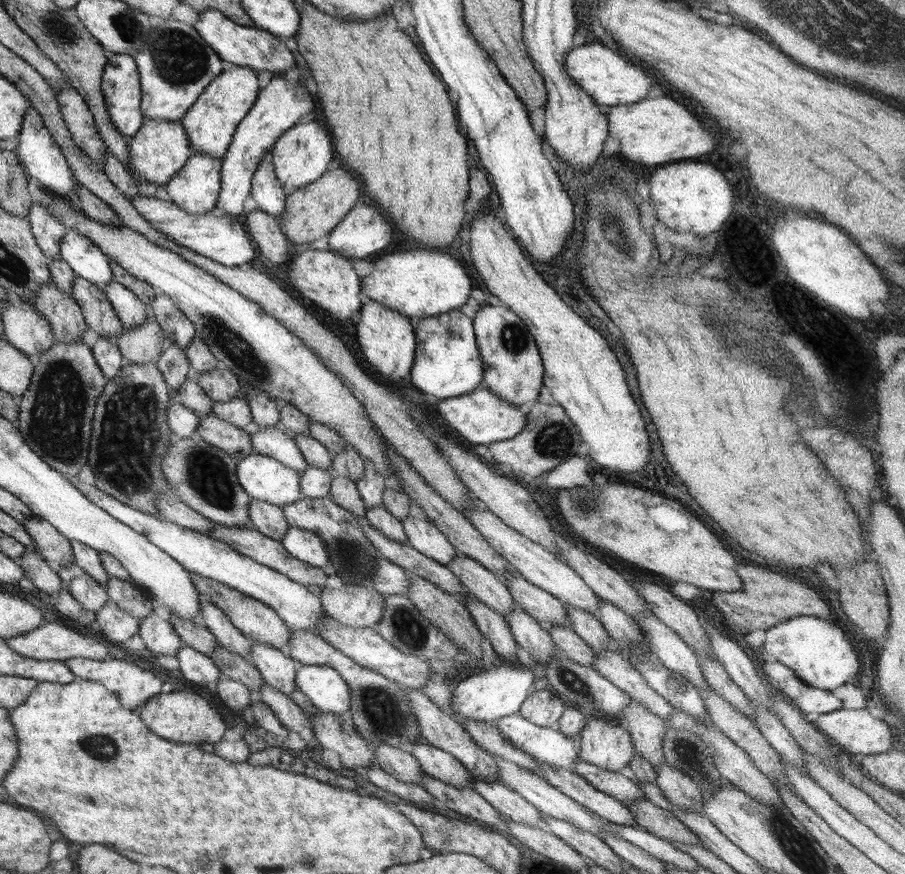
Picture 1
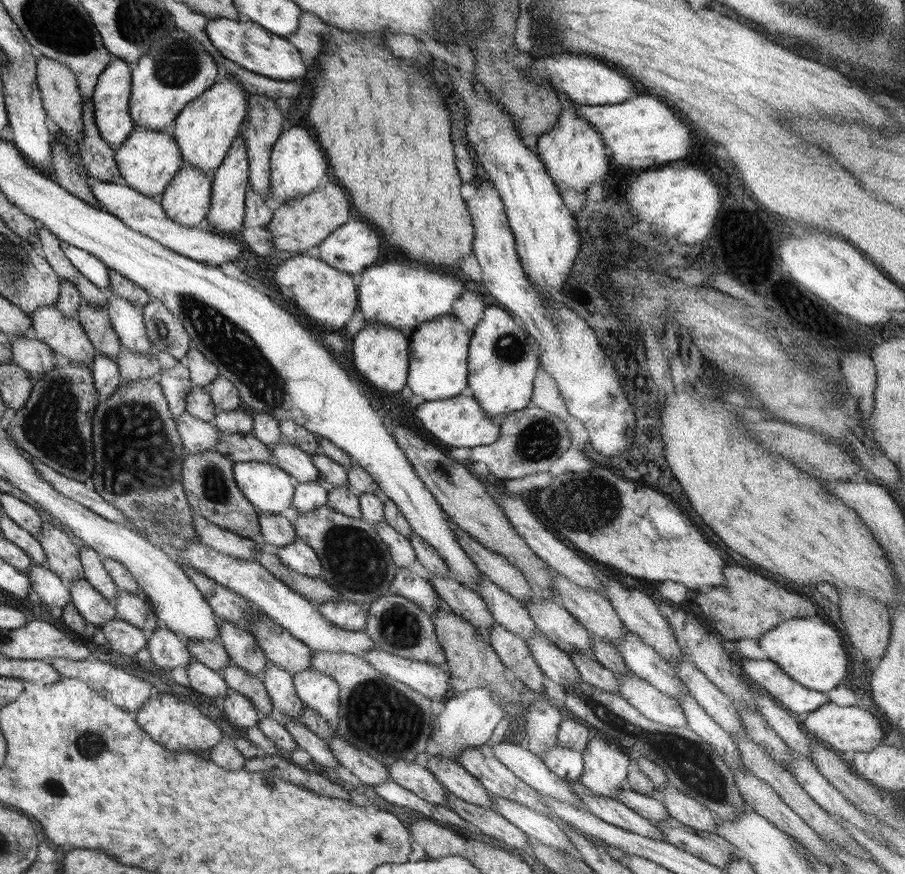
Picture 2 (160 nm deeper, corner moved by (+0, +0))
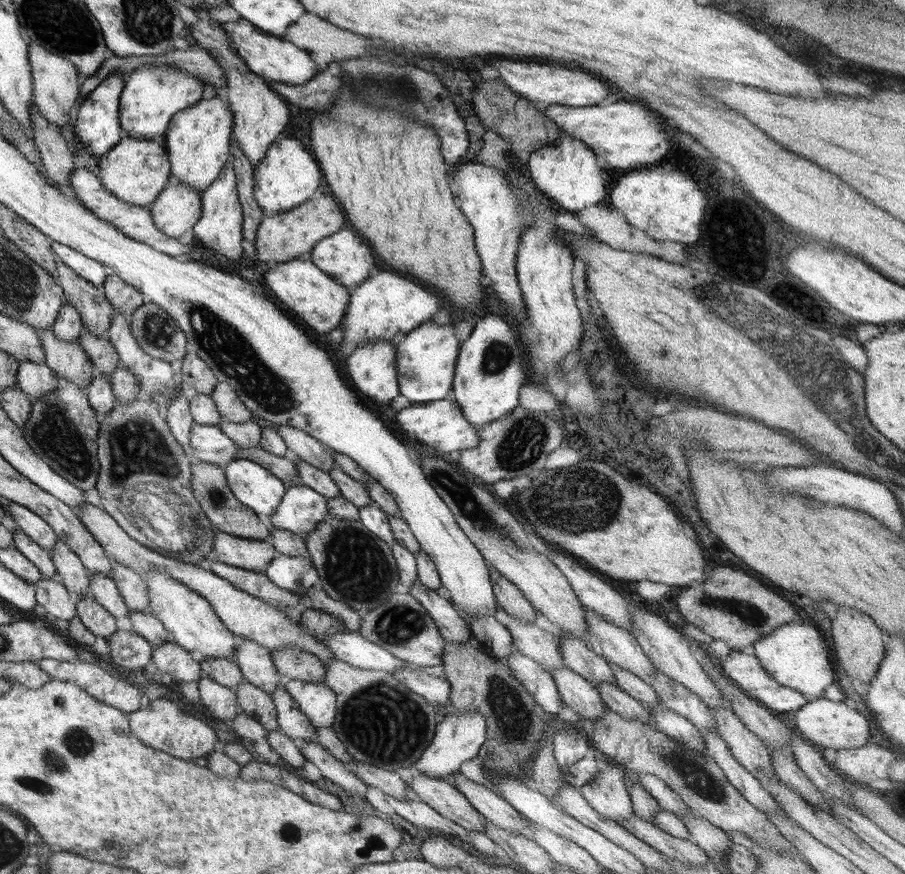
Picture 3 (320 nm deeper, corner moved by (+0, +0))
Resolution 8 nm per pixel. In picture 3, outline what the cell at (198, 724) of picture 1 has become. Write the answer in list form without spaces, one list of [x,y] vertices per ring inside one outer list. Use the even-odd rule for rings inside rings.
[[[158,698],[149,703],[148,708],[138,709],[136,712],[130,713],[132,732],[136,732],[136,736],[140,736],[140,740],[144,740],[144,744],[148,744],[150,748],[162,750],[170,756],[179,758],[180,760],[194,760],[200,756],[206,757],[215,751],[218,736],[206,722],[185,714],[175,702],[166,698]]]

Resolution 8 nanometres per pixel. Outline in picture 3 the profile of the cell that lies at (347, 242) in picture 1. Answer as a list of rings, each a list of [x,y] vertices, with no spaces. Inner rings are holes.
[[[349,227],[317,242],[310,256],[322,272],[348,288],[370,277],[370,269],[376,262],[366,239]]]

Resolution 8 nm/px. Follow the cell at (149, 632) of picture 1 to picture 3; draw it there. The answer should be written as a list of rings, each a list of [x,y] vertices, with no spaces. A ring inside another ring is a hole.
[[[165,642],[154,646],[152,662],[165,672],[165,680],[174,682],[198,682],[203,676],[200,663],[175,642]]]

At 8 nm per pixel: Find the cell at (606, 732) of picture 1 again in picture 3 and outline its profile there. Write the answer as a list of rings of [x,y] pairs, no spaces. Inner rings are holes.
[[[611,760],[599,769],[594,780],[578,789],[588,804],[608,820],[618,823],[629,820],[634,814],[631,796],[624,785],[624,768]]]

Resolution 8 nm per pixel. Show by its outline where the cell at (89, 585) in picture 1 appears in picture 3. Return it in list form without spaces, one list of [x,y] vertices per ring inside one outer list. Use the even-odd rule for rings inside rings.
[[[93,596],[76,599],[76,603],[76,616],[94,636],[107,639],[117,631],[116,619]]]

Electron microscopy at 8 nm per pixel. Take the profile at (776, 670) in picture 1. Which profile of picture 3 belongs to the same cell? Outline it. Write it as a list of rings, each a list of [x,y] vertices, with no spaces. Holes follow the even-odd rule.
[[[731,651],[726,660],[720,660],[720,663],[725,676],[775,713],[795,711],[808,702],[803,694],[780,686],[762,668],[756,655],[751,655],[748,651]]]

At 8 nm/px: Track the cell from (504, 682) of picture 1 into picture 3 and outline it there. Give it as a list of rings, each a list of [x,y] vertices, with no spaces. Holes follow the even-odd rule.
[[[469,710],[468,712],[459,712],[448,715],[446,711],[441,712],[436,733],[428,748],[424,749],[422,756],[415,762],[418,772],[432,778],[446,778],[452,776],[460,770],[460,764],[466,760],[472,760],[479,753],[480,747],[486,740],[486,719],[477,712]]]

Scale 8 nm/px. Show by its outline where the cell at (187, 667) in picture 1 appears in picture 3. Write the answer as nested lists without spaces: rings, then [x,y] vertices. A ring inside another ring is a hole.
[[[202,676],[197,682],[201,703],[208,708],[210,715],[218,720],[234,718],[241,708],[237,701],[237,694],[231,688],[218,684],[207,676]]]

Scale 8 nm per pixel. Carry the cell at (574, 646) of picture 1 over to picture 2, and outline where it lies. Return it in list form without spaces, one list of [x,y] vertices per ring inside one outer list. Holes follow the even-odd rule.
[[[577,650],[570,654],[574,666],[580,673],[581,680],[604,692],[619,694],[619,680],[611,670],[604,668],[592,655]]]

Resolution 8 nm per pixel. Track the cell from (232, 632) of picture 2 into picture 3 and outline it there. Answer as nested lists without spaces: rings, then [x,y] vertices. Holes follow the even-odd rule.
[[[242,638],[232,659],[243,672],[246,681],[270,695],[284,681],[274,666],[271,651],[253,640]]]

